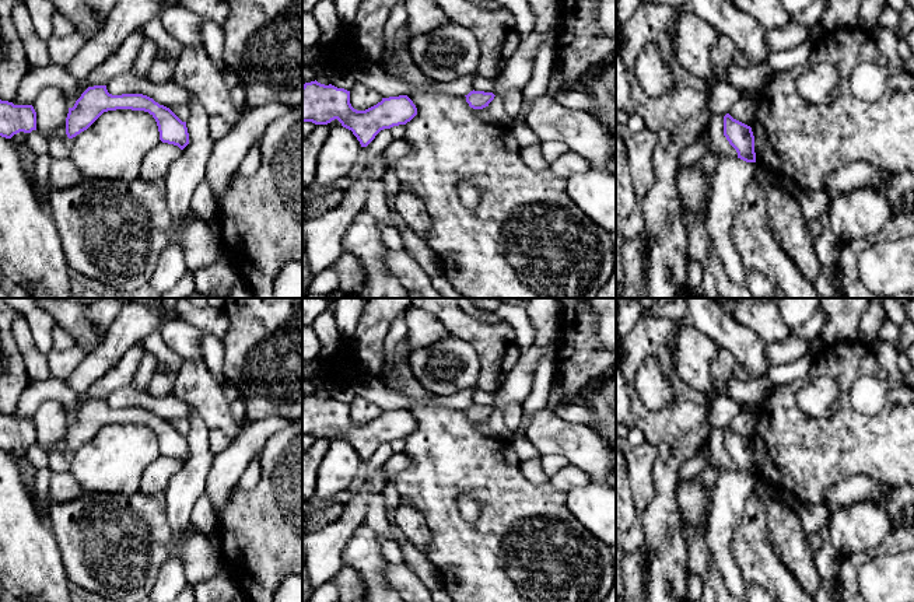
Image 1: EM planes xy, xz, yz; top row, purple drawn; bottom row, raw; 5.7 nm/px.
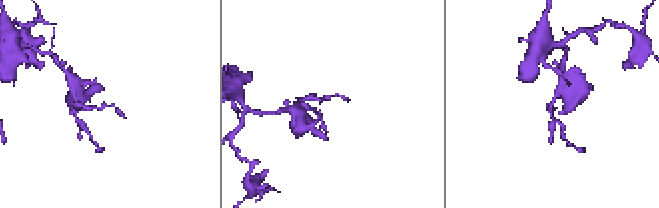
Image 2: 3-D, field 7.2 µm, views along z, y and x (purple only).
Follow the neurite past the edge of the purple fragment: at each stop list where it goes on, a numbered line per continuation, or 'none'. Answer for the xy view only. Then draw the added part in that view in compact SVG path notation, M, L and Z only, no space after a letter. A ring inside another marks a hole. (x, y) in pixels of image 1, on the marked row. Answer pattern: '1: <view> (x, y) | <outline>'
none

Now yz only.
none

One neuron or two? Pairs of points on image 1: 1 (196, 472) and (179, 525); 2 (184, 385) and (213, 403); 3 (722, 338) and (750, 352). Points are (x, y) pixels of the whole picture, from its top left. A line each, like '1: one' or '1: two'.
1: one
2: one
3: one

